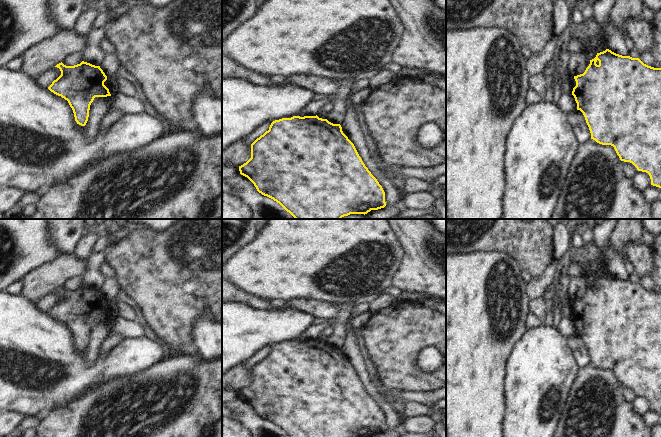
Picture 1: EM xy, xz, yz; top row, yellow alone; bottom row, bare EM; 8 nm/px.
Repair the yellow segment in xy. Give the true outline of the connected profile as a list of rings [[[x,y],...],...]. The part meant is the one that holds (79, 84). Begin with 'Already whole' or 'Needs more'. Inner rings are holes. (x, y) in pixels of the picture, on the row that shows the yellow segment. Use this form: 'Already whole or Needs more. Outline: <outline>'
Already whole. Outline: [[[84,61],[74,66],[66,66],[61,62],[55,67],[60,69],[61,75],[48,89],[67,100],[77,124],[85,126],[94,98],[111,96],[104,85],[107,76],[100,66]]]

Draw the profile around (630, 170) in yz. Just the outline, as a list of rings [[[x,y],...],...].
[[[621,161],[621,166],[627,177],[633,178],[633,176],[638,172],[637,168],[630,162]]]

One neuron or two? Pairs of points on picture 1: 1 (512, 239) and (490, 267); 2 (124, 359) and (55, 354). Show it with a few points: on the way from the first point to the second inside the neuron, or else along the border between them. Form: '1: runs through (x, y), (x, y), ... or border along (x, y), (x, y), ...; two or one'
1: border along (478, 251), (502, 250), (511, 255), (520, 266); two
2: runs through (107, 367), (101, 370), (76, 370), (72, 366); one

